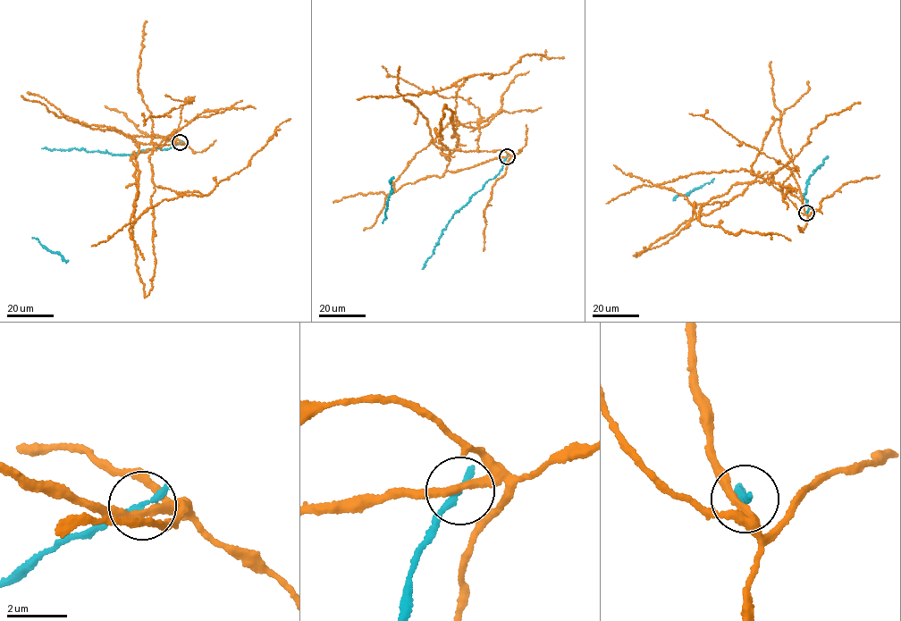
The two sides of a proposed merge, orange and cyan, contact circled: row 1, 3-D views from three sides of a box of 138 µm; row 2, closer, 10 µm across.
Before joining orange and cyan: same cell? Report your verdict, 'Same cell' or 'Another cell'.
Another cell

